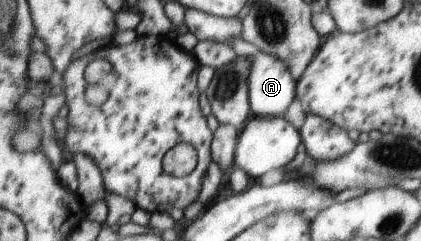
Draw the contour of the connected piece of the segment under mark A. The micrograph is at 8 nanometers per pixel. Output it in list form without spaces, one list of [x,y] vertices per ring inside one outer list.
[[[243,36],[234,39],[233,48],[239,57],[248,59],[250,71],[248,78],[250,92],[250,107],[253,116],[257,117],[282,117],[289,106],[293,104],[298,94],[298,81],[293,76],[291,69],[277,55],[265,52],[252,42],[247,42]]]

